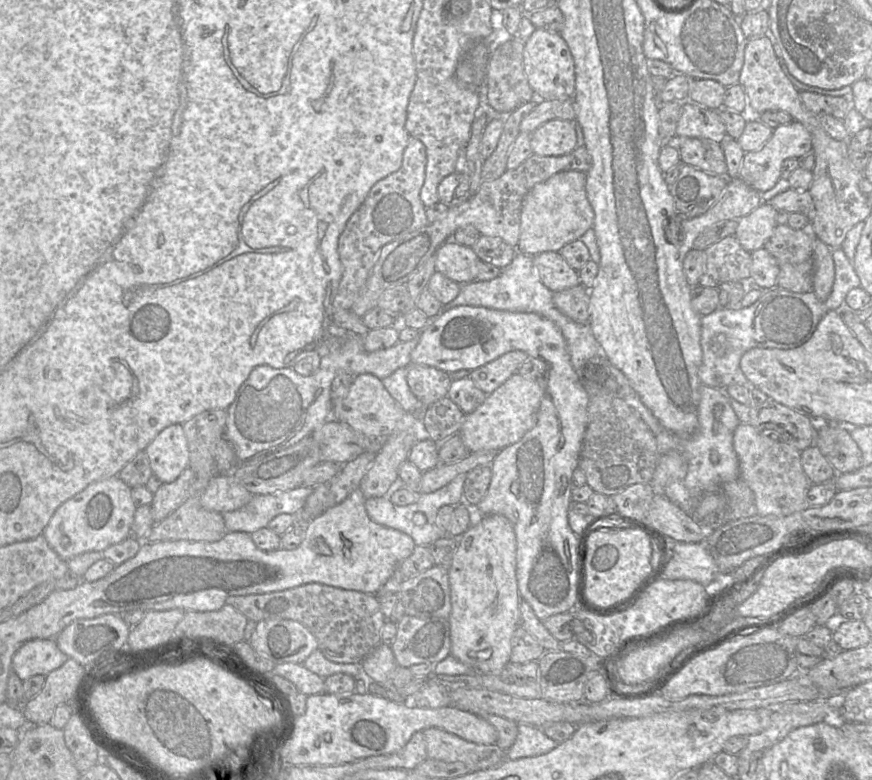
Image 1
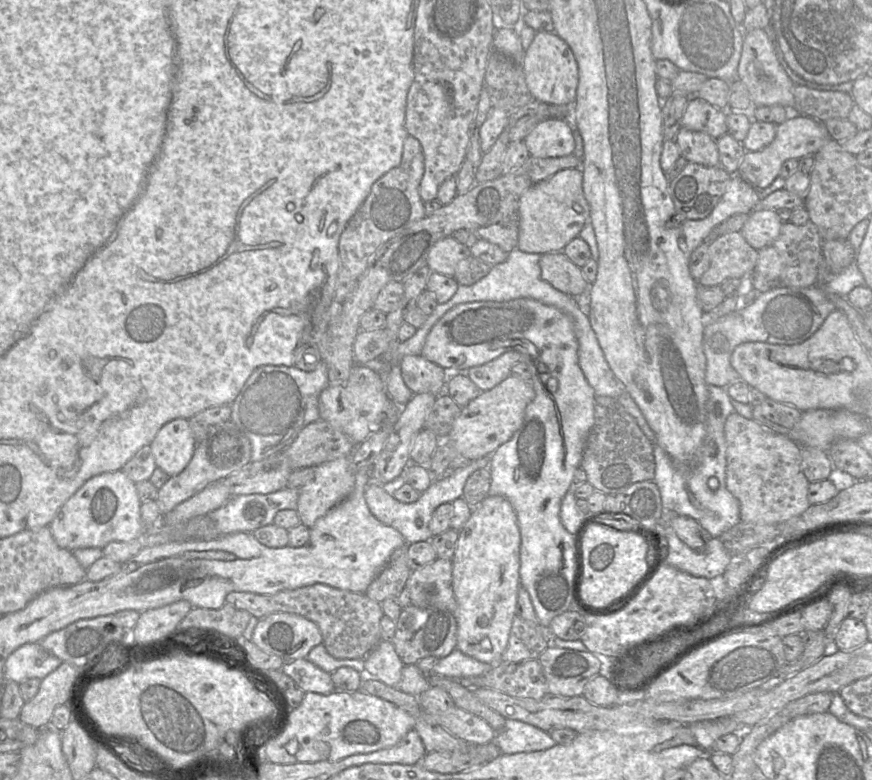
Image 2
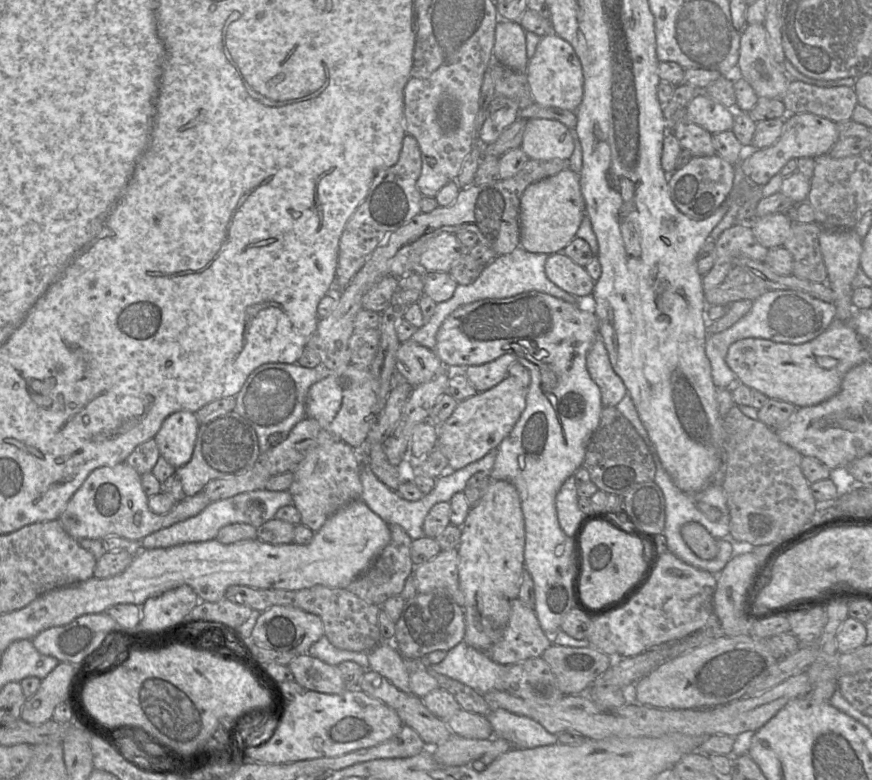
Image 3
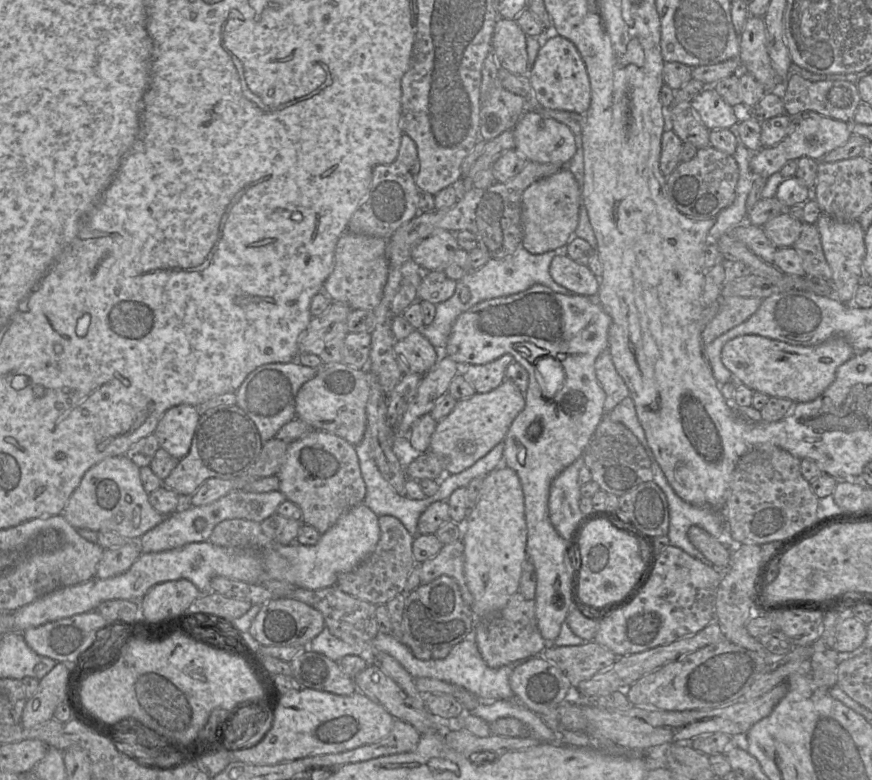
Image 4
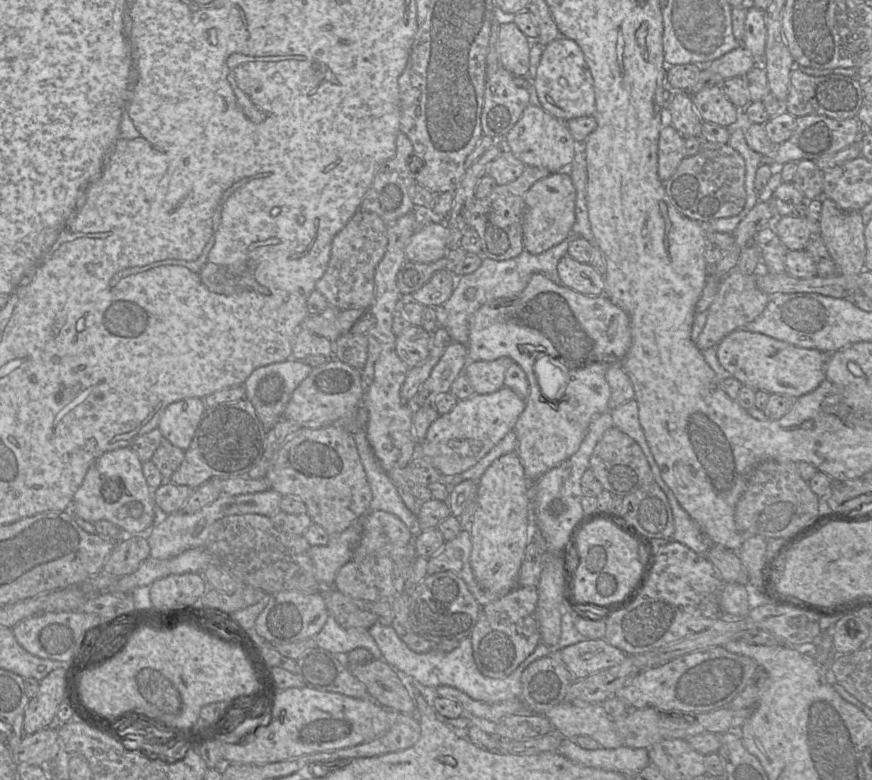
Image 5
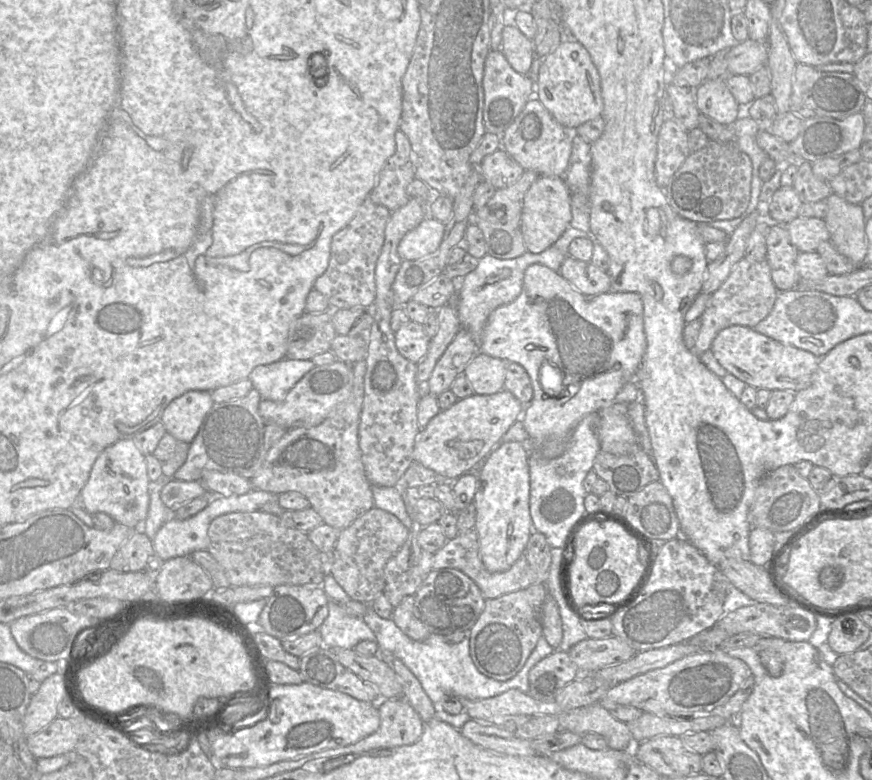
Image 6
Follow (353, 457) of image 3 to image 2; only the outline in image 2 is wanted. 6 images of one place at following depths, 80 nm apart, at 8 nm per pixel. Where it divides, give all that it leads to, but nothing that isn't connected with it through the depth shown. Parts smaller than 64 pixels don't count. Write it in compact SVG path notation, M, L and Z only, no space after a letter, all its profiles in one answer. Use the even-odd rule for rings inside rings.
M349 456L321 463L314 468L314 478L299 488L297 505L301 523L309 528L314 525L318 518L344 501L353 491L355 484L355 466Z

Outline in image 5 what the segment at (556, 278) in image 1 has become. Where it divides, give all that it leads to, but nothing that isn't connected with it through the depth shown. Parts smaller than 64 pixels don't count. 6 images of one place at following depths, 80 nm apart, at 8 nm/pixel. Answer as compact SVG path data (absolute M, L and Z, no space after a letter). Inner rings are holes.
M565 255L558 262L557 272L562 284L576 292L589 296L604 293L604 276L590 263L580 263Z

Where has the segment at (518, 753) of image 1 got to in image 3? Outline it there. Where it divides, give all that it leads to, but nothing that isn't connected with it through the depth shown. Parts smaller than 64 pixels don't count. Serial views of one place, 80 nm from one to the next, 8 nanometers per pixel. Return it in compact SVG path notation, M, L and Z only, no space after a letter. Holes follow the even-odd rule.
M493 707L486 716L494 736L509 741L513 748L535 748L559 743L557 736L549 733L535 720Z

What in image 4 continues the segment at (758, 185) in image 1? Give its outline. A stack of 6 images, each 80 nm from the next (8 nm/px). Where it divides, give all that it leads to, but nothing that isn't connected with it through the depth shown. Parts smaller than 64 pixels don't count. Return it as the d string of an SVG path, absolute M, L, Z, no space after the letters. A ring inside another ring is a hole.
M805 111L791 116L791 132L782 141L775 146L752 153L749 167L753 175L768 179L790 160L797 160L804 156L820 160L830 151L844 145L851 136L850 123L826 117L814 111Z

